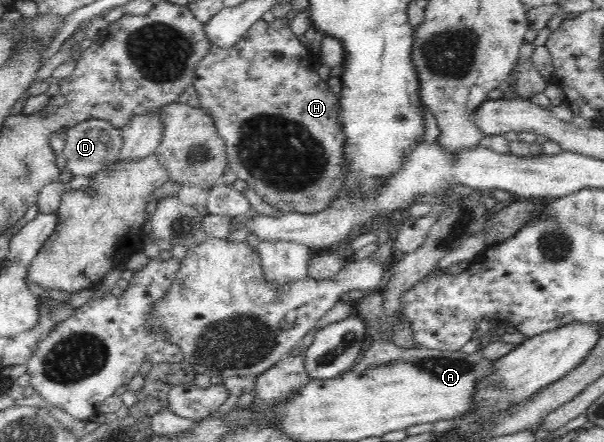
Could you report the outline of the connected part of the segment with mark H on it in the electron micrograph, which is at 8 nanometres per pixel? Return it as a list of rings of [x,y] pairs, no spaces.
[[[267,17],[253,23],[249,31],[233,47],[211,47],[209,53],[197,63],[197,69],[194,71],[194,82],[192,83],[196,89],[194,102],[213,118],[217,134],[223,137],[225,148],[227,148],[228,168],[238,179],[245,181],[249,189],[255,190],[264,202],[281,213],[298,212],[303,215],[312,215],[328,209],[337,195],[343,191],[345,179],[349,173],[347,159],[343,154],[347,137],[345,137],[342,129],[343,123],[340,122],[338,116],[341,109],[339,95],[329,89],[329,84],[319,78],[317,71],[312,70],[317,56],[301,43],[289,25],[281,18]]]

